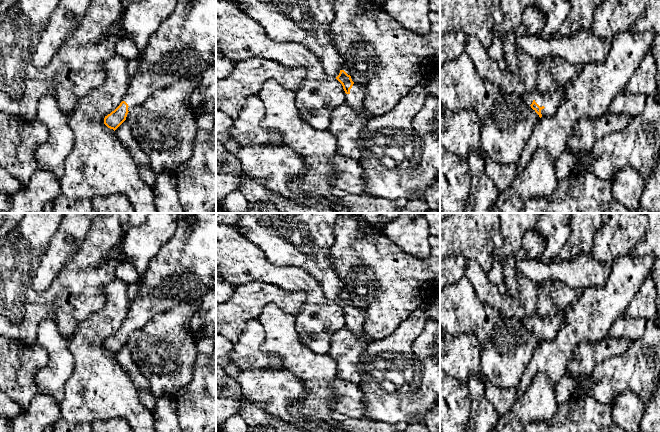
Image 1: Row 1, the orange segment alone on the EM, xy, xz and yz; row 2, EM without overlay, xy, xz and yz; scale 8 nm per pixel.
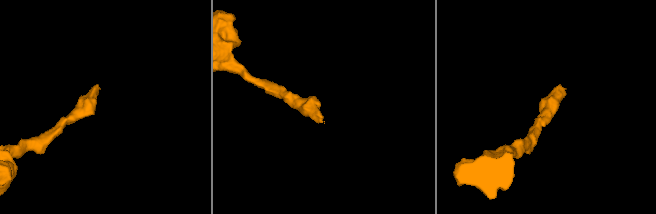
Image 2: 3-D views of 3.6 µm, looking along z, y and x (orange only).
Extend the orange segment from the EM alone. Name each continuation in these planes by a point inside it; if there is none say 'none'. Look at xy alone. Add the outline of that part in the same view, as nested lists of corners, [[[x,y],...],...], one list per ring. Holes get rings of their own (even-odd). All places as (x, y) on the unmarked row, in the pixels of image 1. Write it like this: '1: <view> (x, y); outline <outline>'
1: xy (184, 269); outline [[[197,213],[189,227],[179,215],[178,227],[173,238],[162,246],[159,253],[150,261],[143,276],[138,280],[138,292],[130,304],[129,312],[122,325],[128,328],[128,335],[142,328],[155,315],[162,313],[183,301],[204,298],[205,294],[215,288],[216,277],[216,213]]]

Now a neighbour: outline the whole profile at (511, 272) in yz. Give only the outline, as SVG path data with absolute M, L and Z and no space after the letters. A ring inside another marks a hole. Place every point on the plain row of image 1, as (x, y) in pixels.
M521 246L514 254L508 257L508 263L505 268L504 281L507 285L508 294L511 296L515 296L518 293L517 276L520 272L516 268L516 262L521 260L530 260L523 246Z

